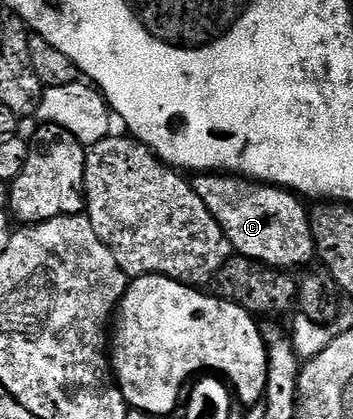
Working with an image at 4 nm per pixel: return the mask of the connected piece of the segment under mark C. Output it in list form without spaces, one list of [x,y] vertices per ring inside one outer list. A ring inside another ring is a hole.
[[[224,172],[199,175],[194,189],[202,196],[202,204],[210,208],[214,220],[218,220],[239,257],[252,258],[285,272],[299,271],[316,258],[309,211],[304,211],[305,203],[291,190]]]

